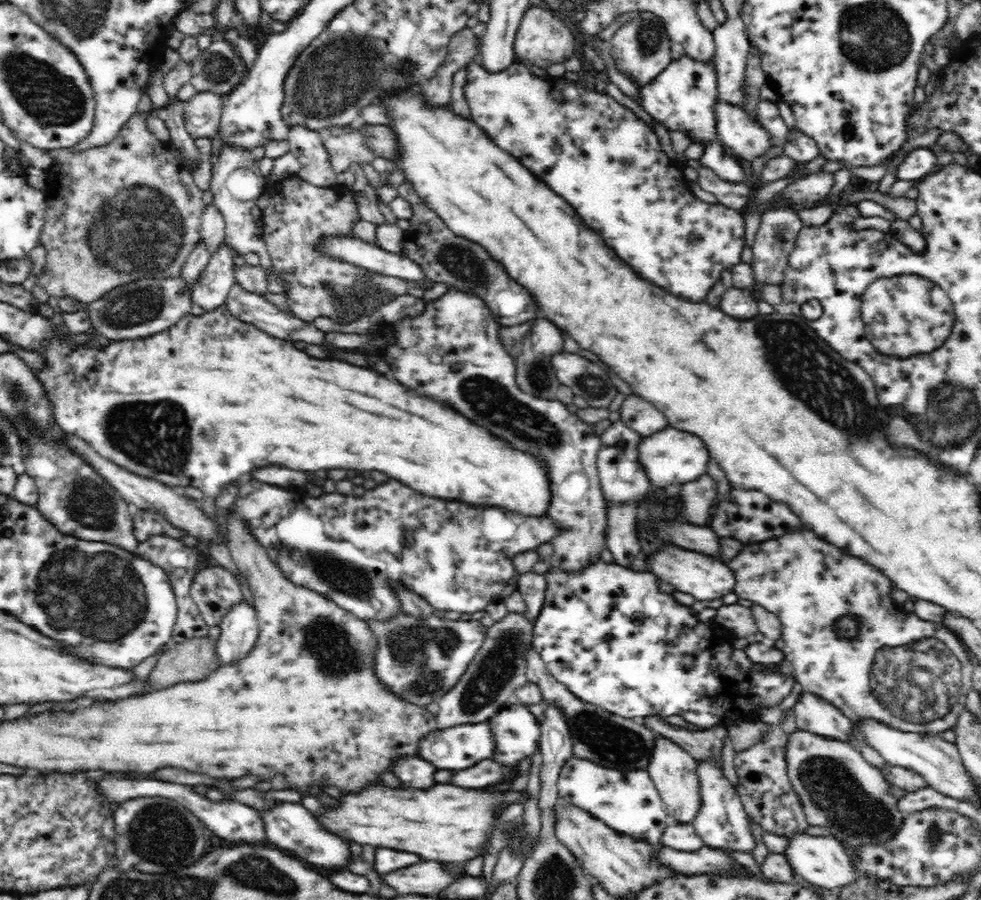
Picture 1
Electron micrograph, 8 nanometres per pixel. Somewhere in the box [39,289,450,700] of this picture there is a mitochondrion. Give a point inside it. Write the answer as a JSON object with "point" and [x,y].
{"point":[148,432]}

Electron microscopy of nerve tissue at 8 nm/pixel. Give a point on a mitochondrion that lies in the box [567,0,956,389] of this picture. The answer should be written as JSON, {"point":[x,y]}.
{"point":[879,38]}

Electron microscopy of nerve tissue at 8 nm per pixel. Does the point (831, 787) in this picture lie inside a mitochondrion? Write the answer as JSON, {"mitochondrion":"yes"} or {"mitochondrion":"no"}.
{"mitochondrion":"yes"}

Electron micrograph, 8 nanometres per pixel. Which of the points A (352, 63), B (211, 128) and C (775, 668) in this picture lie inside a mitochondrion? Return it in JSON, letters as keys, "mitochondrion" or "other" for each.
{"A":"mitochondrion","B":"other","C":"other"}

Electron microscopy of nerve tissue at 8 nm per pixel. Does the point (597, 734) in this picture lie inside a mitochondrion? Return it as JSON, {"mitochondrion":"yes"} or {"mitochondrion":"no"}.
{"mitochondrion":"yes"}

